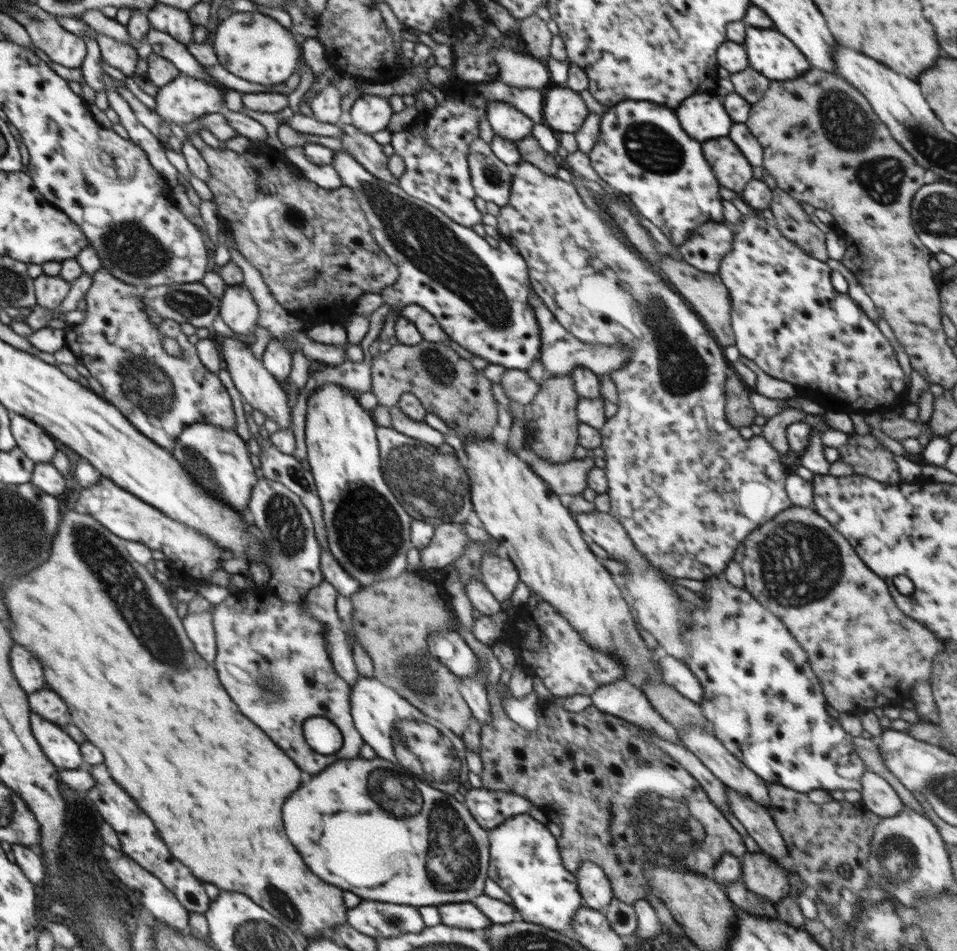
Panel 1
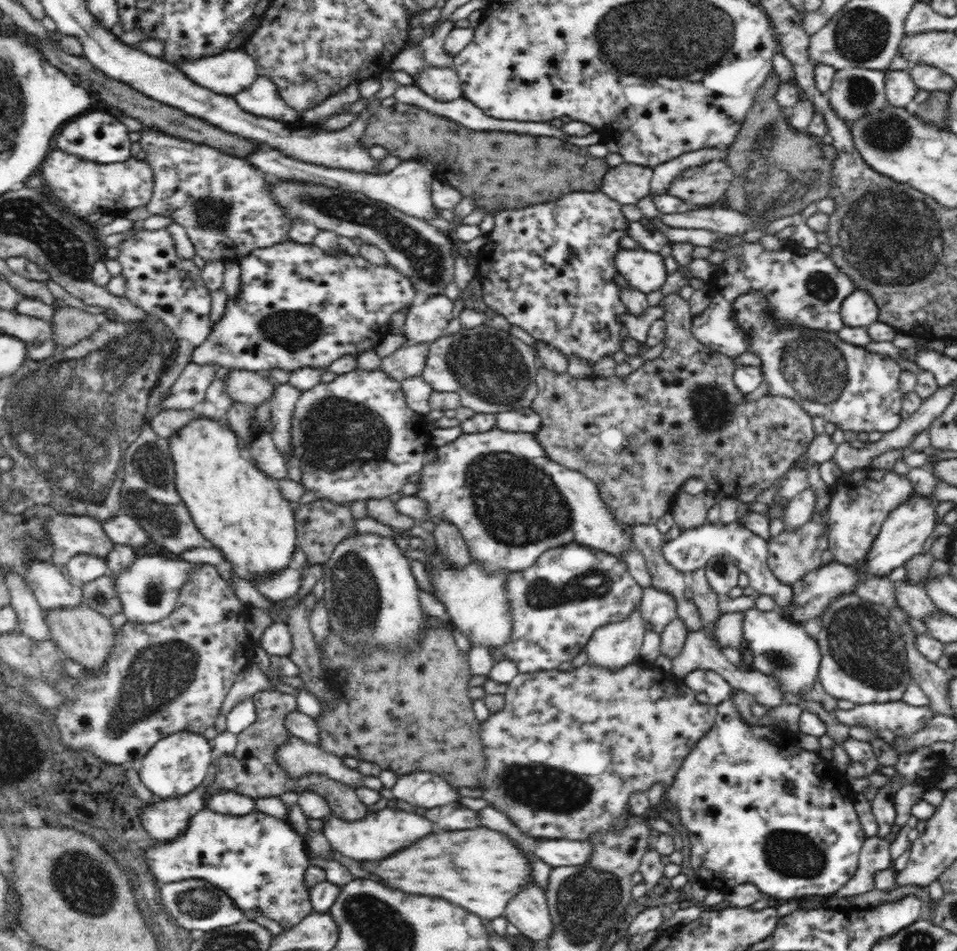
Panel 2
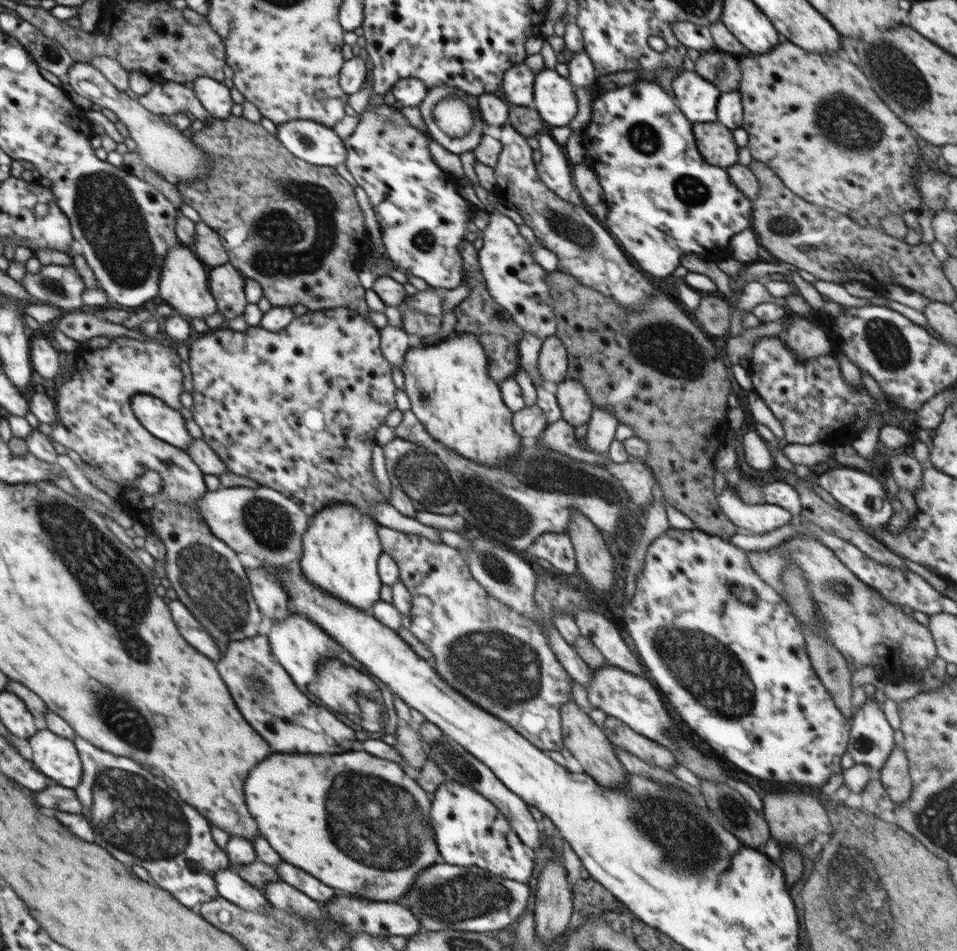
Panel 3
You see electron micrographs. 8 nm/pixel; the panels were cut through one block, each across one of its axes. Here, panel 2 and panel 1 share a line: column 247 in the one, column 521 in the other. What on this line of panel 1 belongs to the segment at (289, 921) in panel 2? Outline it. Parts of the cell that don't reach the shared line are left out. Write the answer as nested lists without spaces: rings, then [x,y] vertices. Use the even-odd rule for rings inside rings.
[[[518,814],[493,829],[487,829],[490,840],[488,877],[501,886],[519,911],[521,920],[542,925],[553,931],[571,935],[574,913],[583,905],[578,880],[566,870],[556,838],[547,825],[530,814]]]

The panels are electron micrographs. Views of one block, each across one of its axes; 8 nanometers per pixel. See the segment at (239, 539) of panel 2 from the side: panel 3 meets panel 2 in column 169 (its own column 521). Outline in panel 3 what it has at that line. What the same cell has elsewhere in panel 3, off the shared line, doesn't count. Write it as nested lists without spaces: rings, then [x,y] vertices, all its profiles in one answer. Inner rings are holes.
[[[460,333],[454,338],[446,337],[431,346],[411,346],[400,369],[404,376],[404,390],[411,402],[411,411],[434,439],[462,455],[462,458],[486,466],[502,467],[508,463],[510,457],[522,451],[523,437],[518,436],[512,426],[513,412],[502,400],[499,383],[490,376],[488,356],[476,335]]]

